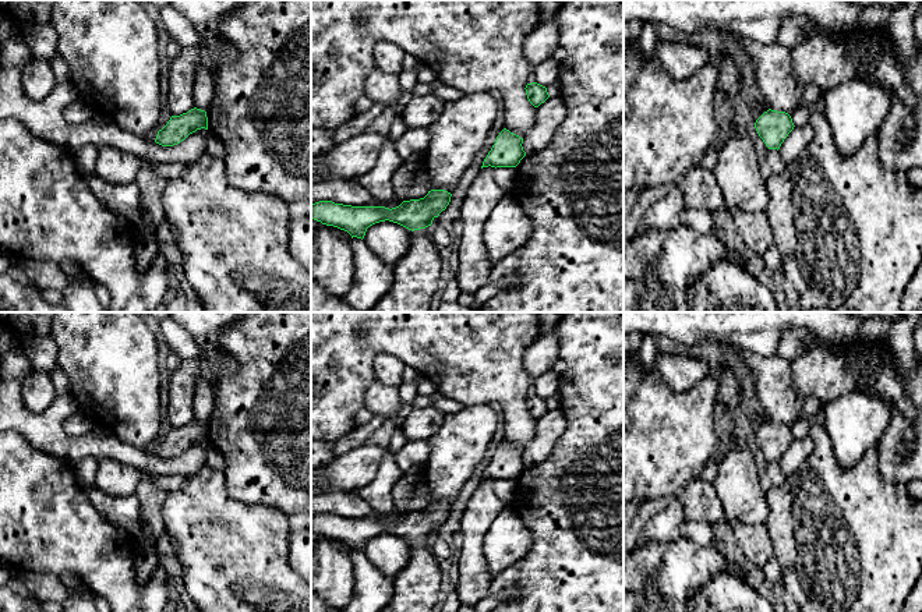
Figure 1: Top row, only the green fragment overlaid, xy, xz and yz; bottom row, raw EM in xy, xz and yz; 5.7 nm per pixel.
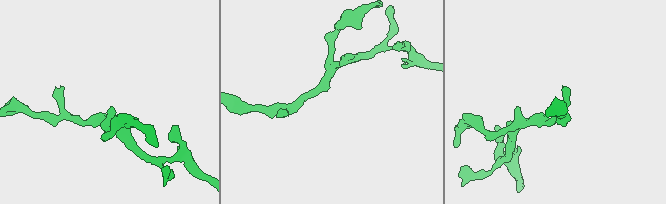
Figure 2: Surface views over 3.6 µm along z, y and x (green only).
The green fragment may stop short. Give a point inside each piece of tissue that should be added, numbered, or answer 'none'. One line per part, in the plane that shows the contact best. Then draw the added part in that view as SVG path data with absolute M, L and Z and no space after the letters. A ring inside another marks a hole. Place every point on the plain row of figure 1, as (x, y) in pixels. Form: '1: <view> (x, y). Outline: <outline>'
1: xz (416, 588). Outline: M428 541L410 546L410 563L393 577L393 597L381 612L432 612L444 577Z

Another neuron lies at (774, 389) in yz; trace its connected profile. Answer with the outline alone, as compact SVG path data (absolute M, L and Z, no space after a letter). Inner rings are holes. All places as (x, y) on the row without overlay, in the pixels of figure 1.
M739 347L735 358L756 375L755 393L771 422L791 427L802 417L805 399L795 390L792 362L780 355L764 357Z

